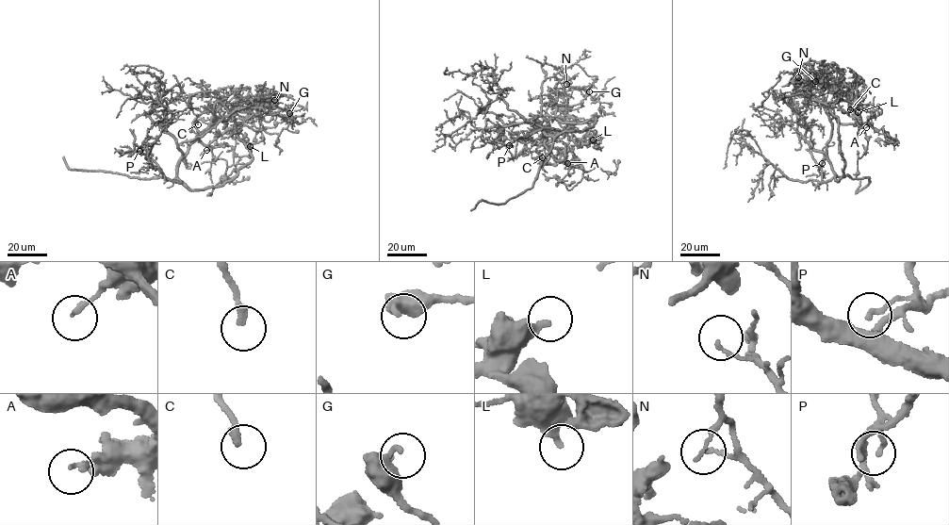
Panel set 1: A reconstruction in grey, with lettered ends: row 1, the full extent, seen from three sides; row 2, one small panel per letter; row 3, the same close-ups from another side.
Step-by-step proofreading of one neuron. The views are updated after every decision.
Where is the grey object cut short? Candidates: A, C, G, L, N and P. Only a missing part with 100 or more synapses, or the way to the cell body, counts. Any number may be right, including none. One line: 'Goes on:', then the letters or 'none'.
Goes on: none

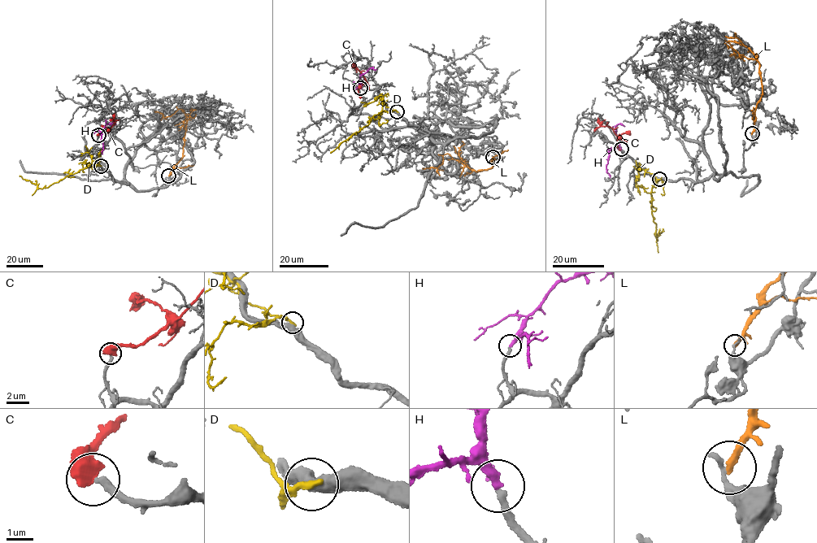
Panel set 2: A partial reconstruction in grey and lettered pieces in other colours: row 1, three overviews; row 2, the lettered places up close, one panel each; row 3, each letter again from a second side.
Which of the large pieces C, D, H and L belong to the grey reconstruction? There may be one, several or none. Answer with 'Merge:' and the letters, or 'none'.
Merge: H

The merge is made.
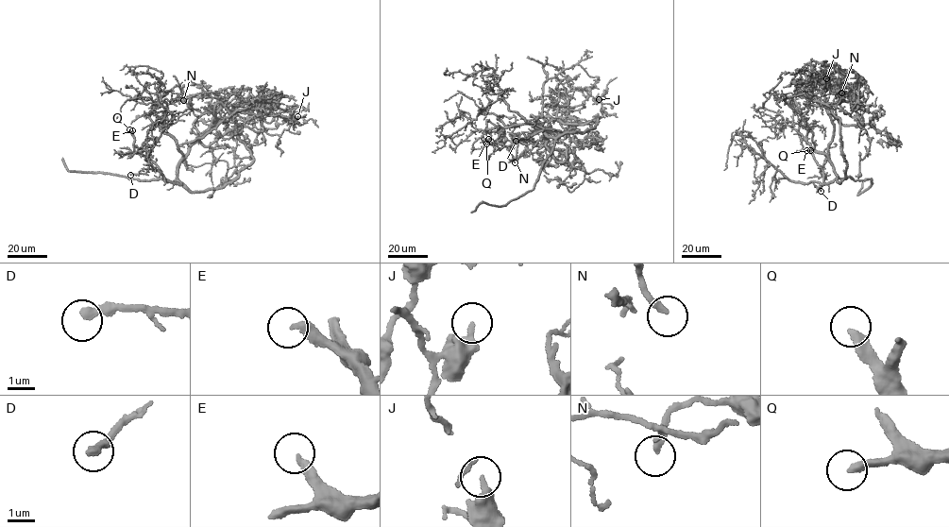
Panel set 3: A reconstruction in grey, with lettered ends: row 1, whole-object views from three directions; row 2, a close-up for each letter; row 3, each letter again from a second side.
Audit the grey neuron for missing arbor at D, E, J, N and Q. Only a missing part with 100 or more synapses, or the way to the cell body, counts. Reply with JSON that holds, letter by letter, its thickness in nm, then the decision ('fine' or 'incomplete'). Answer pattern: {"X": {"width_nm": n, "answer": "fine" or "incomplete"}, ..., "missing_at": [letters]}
{"D": {"width_nm": 300, "answer": "fine"}, "E": {"width_nm": 320, "answer": "incomplete"}, "J": {"width_nm": 320, "answer": "fine"}, "N": {"width_nm": 160, "answer": "fine"}, "Q": {"width_nm": 320, "answer": "incomplete"}, "missing_at": ["E", "Q"]}

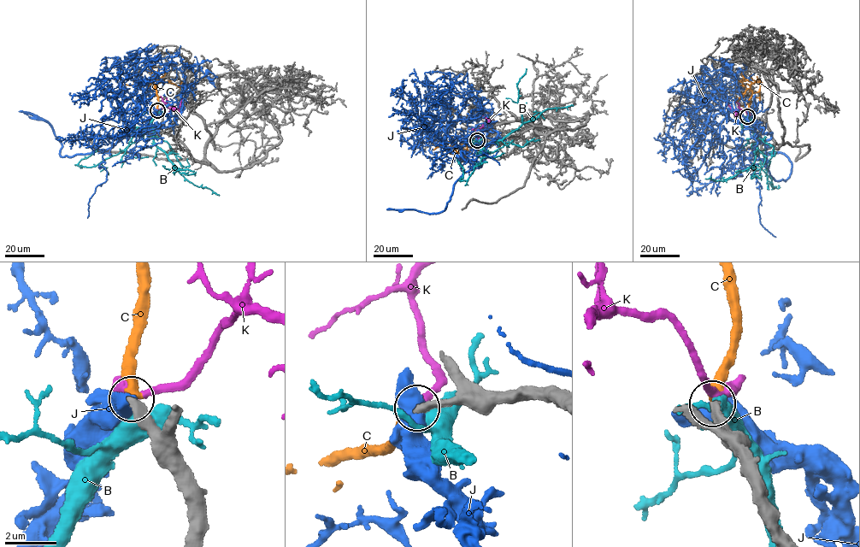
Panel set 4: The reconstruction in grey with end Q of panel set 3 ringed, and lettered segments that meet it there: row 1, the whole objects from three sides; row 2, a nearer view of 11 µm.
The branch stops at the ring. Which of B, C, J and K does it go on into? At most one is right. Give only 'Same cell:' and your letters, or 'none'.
Same cell: C

